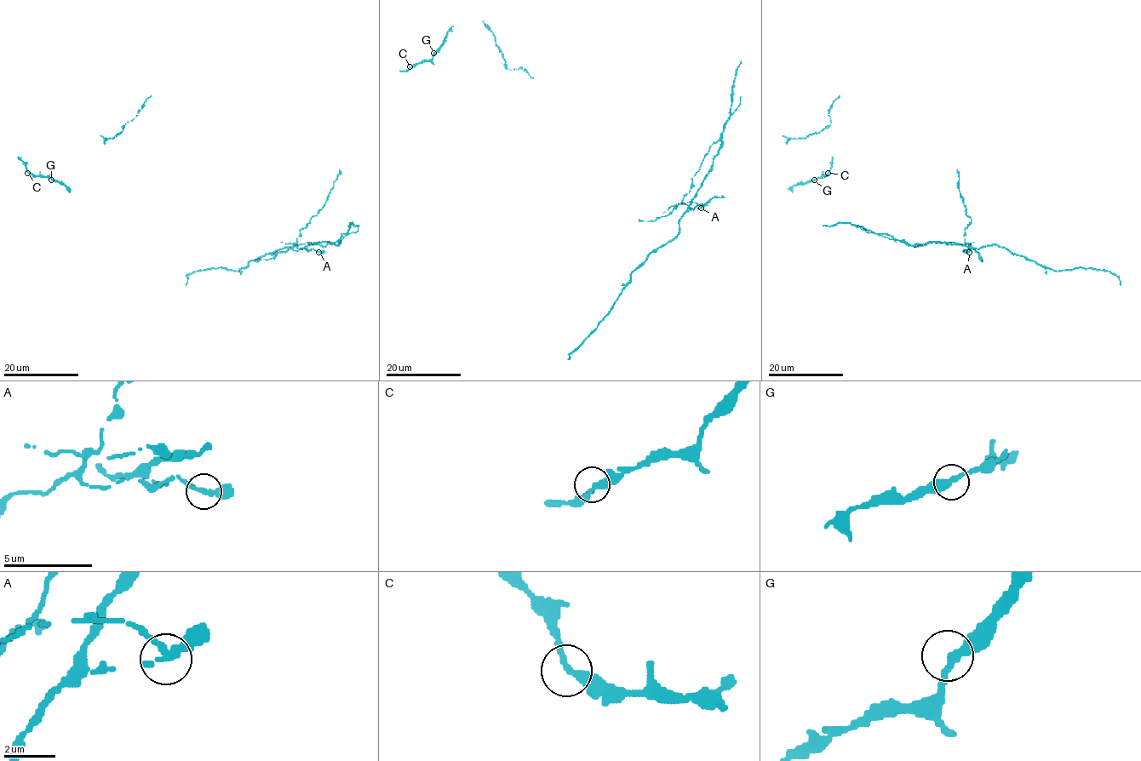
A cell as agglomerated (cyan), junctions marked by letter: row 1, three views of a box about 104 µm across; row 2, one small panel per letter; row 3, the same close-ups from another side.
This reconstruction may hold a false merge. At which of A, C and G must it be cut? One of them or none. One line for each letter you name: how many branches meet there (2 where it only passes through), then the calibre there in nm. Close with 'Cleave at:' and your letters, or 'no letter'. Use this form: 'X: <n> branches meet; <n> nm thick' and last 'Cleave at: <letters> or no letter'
A: 2 branches meet; 320 nm thick
Cleave at: A

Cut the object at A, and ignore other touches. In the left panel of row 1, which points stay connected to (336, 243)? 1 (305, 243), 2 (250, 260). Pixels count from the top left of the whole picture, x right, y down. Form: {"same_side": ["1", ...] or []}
{"same_side": ["1", "2"]}

